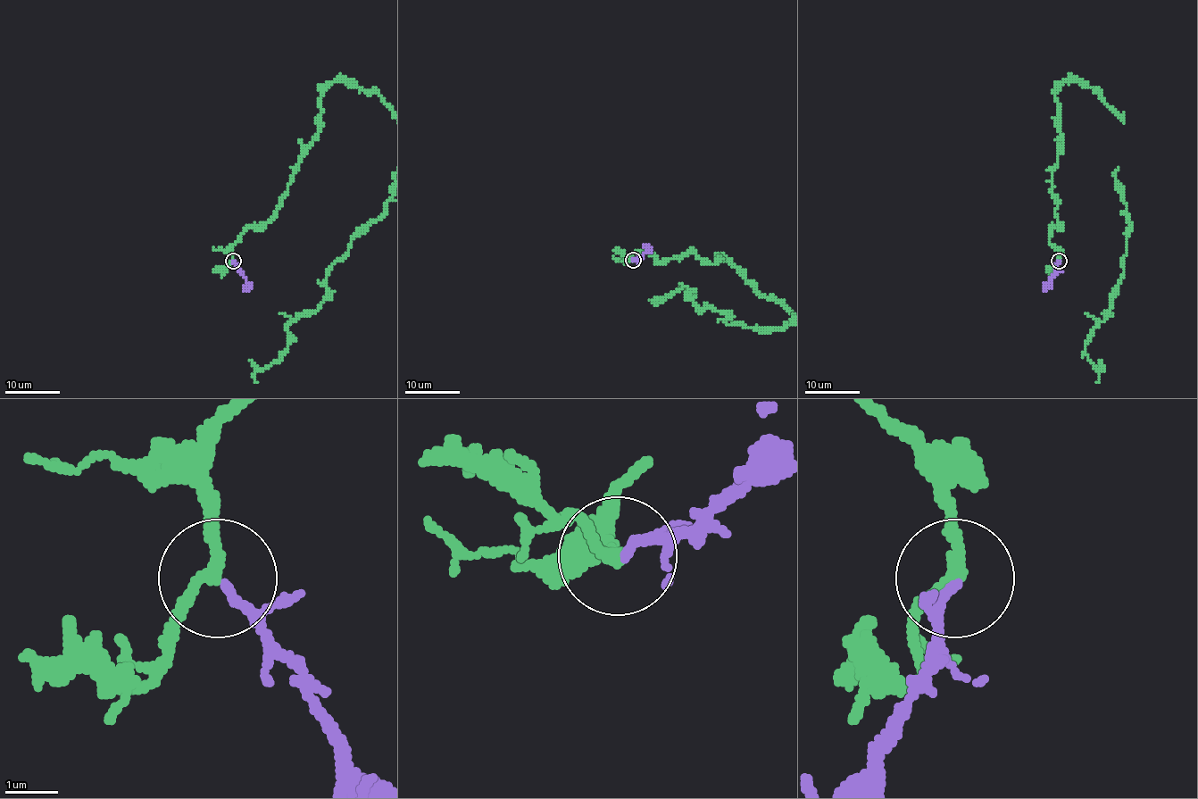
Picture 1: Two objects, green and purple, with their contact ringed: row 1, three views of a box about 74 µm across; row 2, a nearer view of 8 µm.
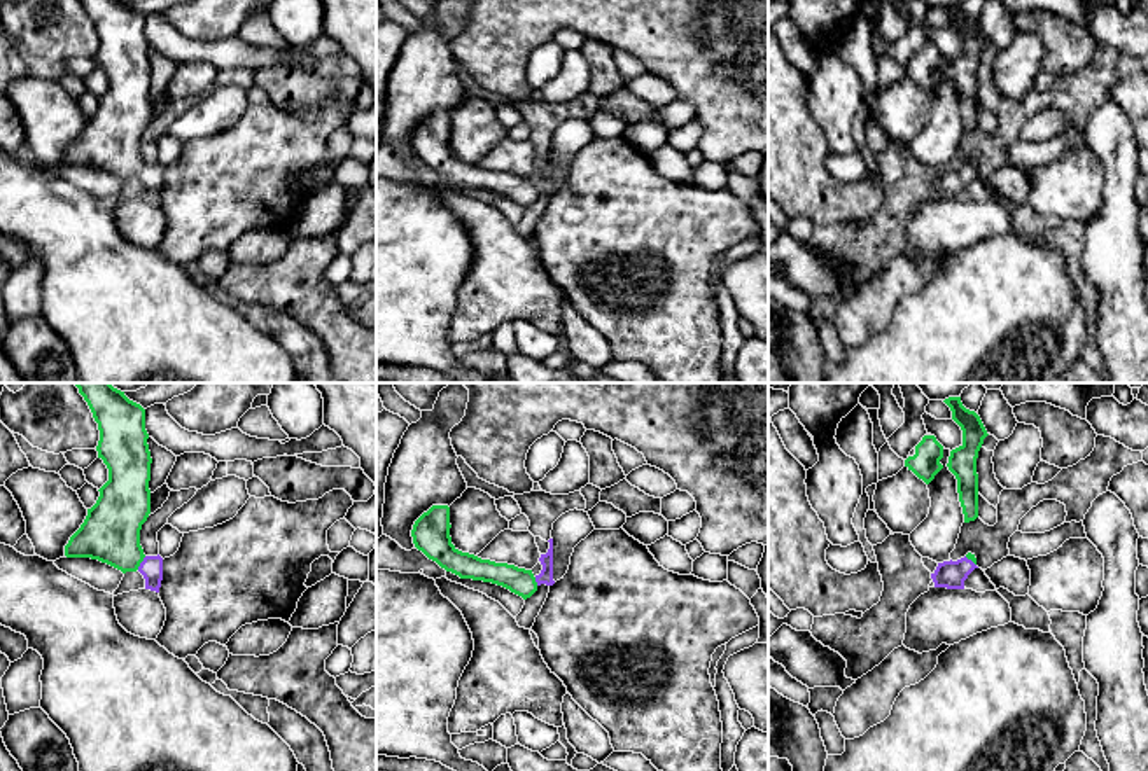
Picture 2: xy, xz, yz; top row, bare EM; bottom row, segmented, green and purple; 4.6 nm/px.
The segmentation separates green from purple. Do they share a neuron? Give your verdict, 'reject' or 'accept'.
accept

